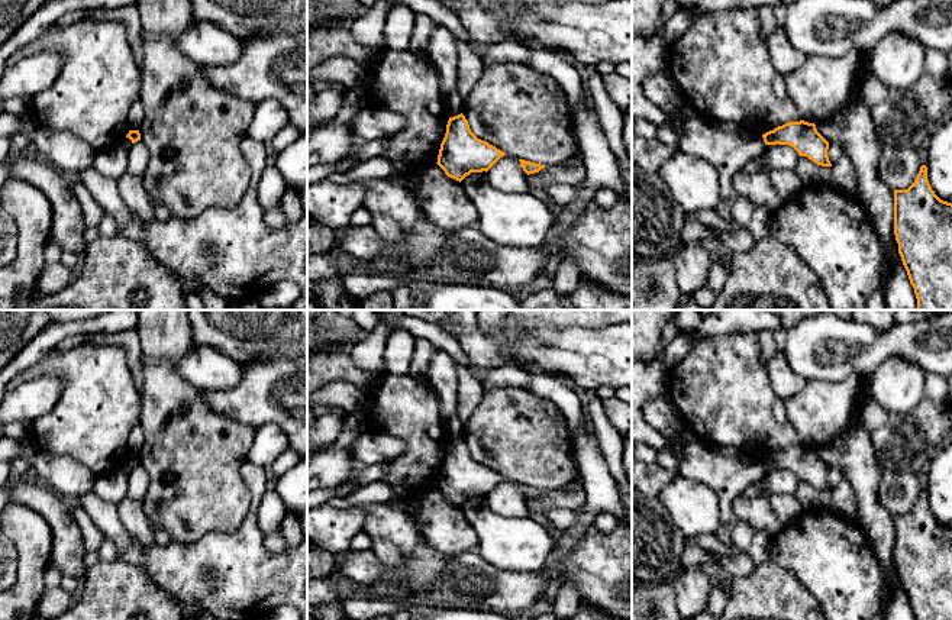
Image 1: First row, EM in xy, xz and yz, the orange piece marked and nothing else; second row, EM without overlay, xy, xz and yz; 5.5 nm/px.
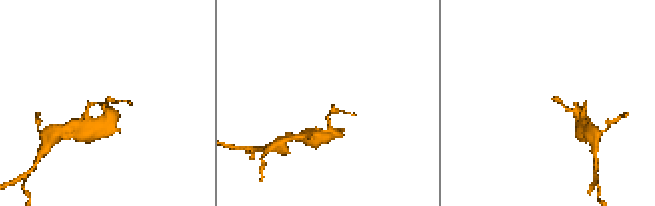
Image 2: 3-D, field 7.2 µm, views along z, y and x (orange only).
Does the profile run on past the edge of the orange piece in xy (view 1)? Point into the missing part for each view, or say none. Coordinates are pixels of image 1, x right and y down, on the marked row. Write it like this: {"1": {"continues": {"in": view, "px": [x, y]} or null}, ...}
{"1": {"continues": null}}

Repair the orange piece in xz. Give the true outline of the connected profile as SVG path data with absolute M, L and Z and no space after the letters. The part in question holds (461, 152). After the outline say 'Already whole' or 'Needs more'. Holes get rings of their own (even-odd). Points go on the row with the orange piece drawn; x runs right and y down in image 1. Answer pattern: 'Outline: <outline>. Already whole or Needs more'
Outline: M461 113L448 120L436 164L448 177L461 183L471 172L487 172L504 155L503 151L478 139Z. Already whole

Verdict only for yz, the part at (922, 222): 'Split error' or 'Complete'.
Complete

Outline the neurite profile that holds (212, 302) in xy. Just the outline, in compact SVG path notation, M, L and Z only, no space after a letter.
M200 287L197 291L204 301L204 310L238 310L238 303L217 296L207 287Z

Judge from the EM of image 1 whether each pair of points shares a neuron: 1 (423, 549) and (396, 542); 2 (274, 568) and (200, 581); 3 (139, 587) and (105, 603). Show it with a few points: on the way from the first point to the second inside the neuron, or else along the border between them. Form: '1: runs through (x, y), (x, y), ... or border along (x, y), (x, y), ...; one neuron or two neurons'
1: border along (422, 541), (410, 559), (394, 574); two neurons
2: runs through (255, 575), (219, 575); one neuron
3: runs through (131, 596), (123, 603), (113, 603); one neuron

